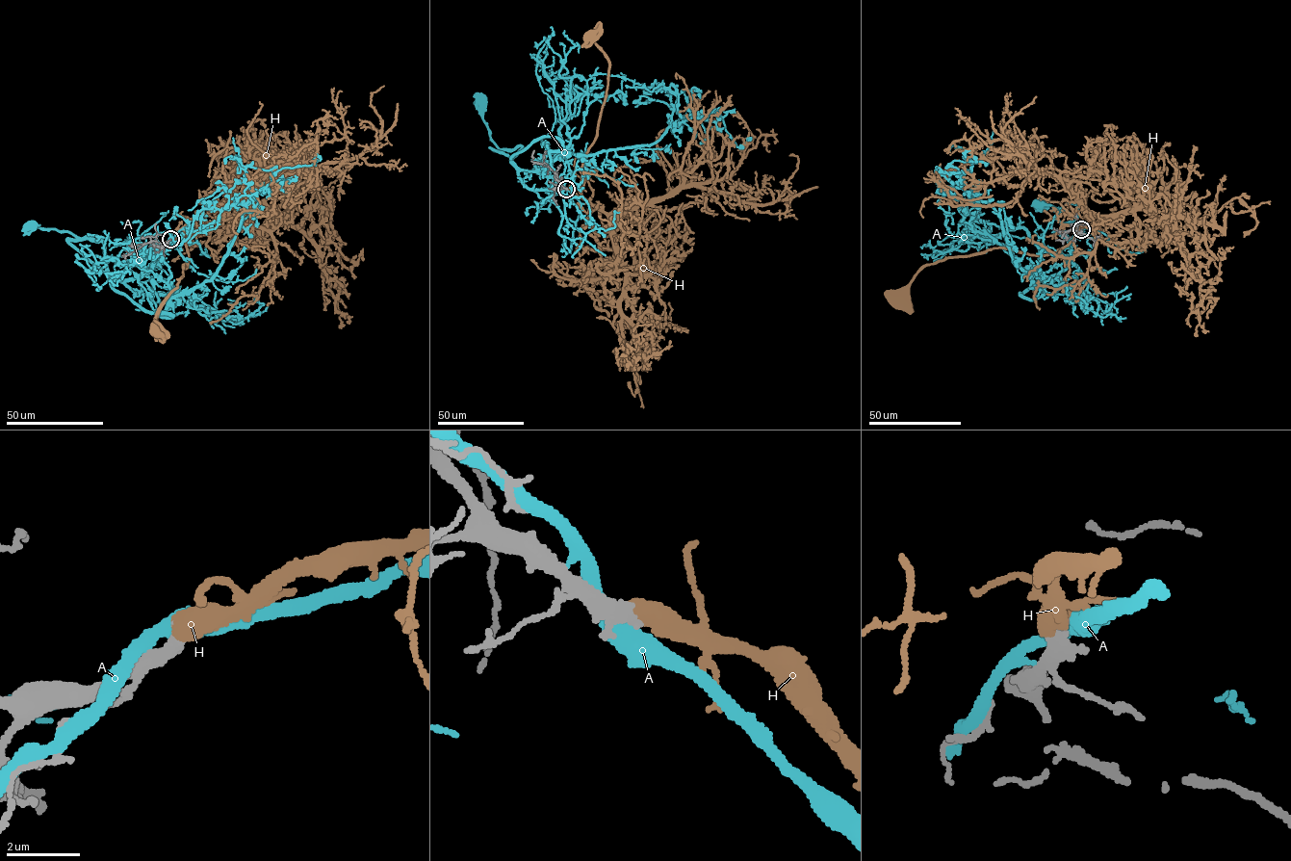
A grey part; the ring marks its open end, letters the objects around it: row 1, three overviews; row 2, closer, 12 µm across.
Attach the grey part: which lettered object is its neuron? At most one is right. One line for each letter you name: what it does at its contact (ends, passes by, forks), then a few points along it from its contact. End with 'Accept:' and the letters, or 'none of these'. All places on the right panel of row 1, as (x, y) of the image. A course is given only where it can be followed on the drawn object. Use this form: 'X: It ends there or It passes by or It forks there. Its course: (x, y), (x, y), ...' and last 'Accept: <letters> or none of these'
H: It ends there. Its course: (1080, 230), (1067, 245), (1045, 255), (994, 247), (924, 265), (911, 283), (903, 301)
Accept: H

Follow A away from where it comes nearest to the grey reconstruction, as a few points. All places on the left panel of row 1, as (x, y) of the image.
A: (169, 240), (140, 273), (116, 279), (109, 274), (102, 242), (78, 238), (54, 229), (28, 224), (29, 227)

